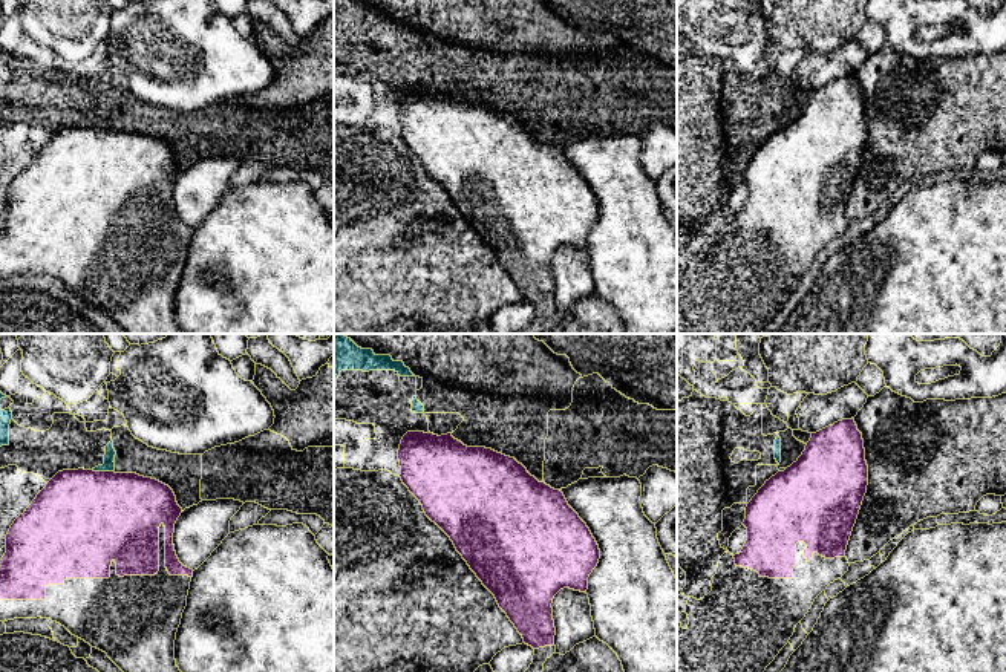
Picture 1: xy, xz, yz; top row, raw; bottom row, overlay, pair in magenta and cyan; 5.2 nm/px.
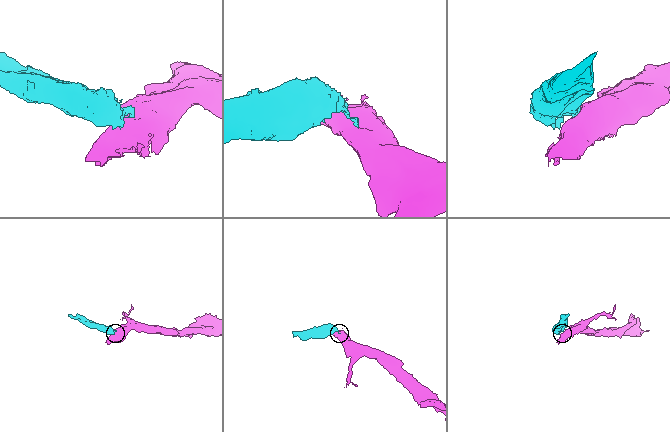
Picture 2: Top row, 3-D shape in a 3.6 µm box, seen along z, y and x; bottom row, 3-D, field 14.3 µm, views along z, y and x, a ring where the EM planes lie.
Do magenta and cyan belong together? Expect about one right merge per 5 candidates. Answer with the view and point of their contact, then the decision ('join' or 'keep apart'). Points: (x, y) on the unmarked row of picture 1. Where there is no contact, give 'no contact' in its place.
xy (103, 129) | keep apart

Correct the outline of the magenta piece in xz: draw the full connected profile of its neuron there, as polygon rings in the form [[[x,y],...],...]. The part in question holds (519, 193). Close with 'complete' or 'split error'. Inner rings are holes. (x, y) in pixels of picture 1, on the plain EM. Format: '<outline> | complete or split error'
[[[407,89],[398,118],[403,141],[495,253],[524,300],[533,306],[554,303],[554,253],[563,245],[586,250],[588,234],[600,216],[596,196],[563,150],[539,139],[514,115],[467,104],[452,90]]] | complete

